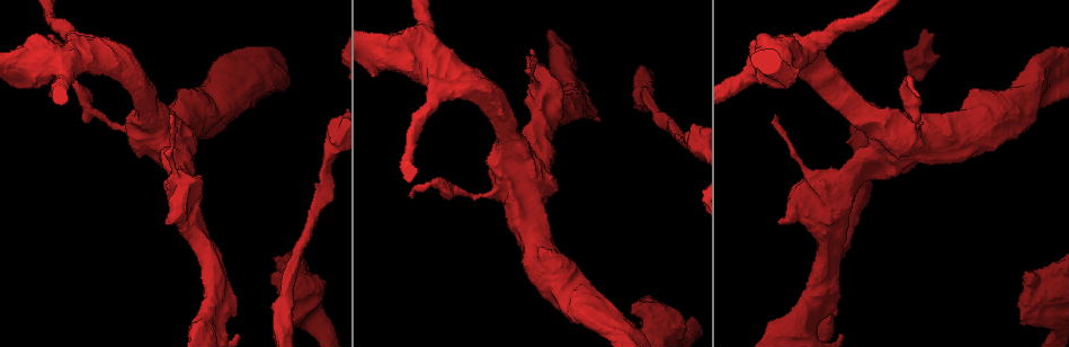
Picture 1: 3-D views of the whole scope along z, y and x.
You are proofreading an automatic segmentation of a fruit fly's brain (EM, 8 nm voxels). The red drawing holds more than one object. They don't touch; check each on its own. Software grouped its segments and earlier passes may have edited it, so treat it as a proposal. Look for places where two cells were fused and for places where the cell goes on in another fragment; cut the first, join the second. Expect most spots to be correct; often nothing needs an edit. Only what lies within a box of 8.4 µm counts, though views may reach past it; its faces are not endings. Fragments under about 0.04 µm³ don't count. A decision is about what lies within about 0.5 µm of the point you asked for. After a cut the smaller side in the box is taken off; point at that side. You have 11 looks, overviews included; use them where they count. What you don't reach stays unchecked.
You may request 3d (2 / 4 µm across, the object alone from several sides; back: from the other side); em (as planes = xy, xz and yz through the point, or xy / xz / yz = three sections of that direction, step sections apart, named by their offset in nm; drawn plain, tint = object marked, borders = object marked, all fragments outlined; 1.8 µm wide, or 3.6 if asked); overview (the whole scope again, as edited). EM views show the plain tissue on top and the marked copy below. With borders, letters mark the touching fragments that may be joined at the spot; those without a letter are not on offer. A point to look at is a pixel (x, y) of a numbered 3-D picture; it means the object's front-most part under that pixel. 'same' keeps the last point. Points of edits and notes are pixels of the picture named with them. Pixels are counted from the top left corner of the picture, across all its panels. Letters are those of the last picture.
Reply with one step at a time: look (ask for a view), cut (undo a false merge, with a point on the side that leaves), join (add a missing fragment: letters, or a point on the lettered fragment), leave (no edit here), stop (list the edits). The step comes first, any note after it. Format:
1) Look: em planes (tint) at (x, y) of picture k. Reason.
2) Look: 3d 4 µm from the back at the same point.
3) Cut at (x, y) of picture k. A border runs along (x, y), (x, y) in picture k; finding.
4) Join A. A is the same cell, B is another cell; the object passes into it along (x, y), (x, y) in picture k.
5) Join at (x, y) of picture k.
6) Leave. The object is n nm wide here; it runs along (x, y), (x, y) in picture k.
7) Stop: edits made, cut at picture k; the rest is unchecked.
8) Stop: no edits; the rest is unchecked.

Look: 3d 2 µm at (203, 321) of picture 1. Stops while still wide.

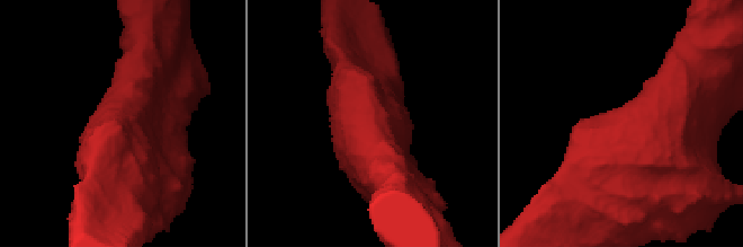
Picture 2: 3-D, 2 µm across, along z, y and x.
Look: em xy step 8 (borders) at (120, 111) of picture 2. Need the tissue.

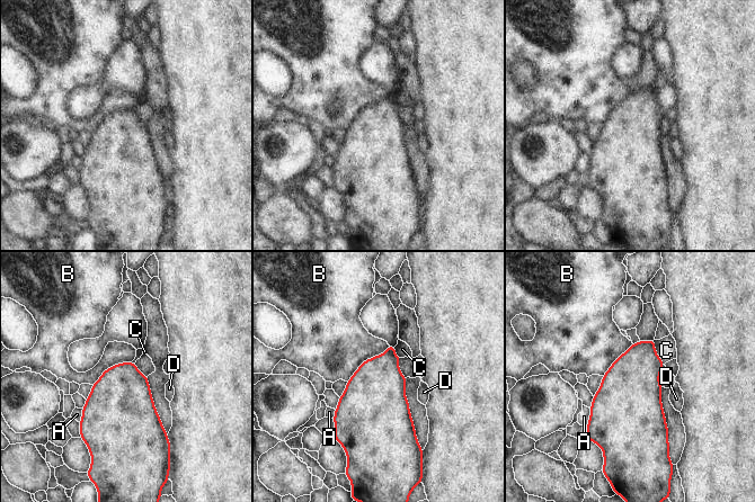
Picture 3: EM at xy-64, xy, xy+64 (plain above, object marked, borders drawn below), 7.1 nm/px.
Look: em planes (borders) at the same point. Cut it another way.

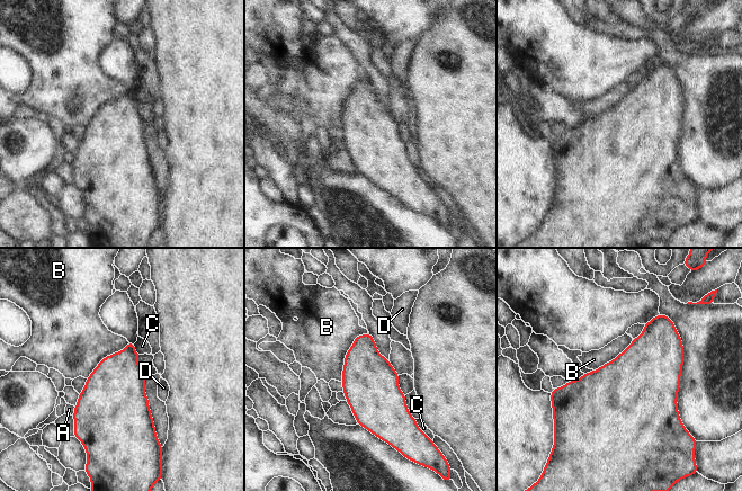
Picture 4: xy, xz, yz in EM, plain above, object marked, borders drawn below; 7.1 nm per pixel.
Leave. A, B, C and D are other cells; a border runs along (367, 331), (346, 354), (341, 381) in picture 4; no lettered fragment goes on from it.

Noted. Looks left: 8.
Look: 3d 2 µm at (646, 109) of picture 1. Free end.

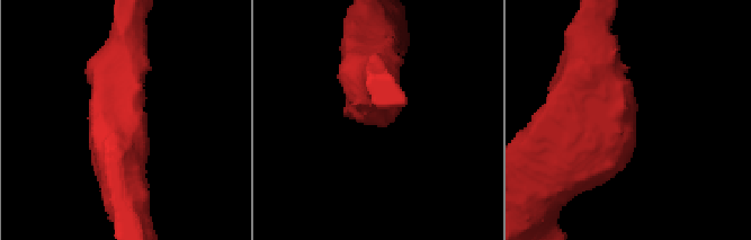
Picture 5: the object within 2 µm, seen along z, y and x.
Look: em planes (borders) at (388, 122) of picture 5. Shape alone is not enough.

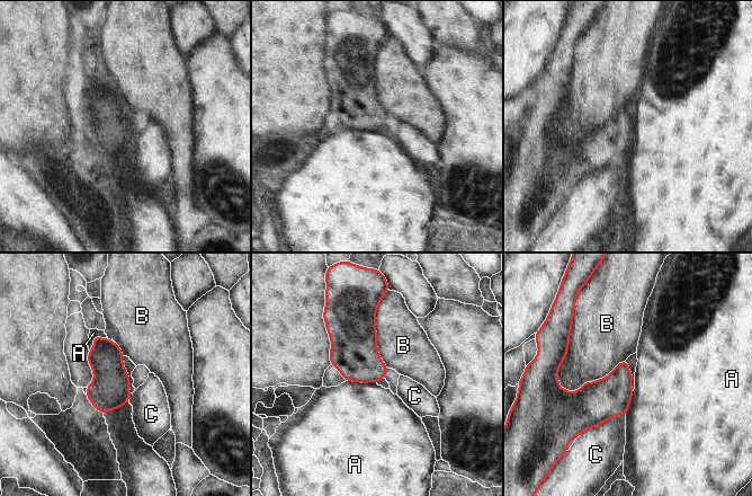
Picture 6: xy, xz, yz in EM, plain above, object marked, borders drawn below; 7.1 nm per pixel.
Leave. A, B and C are other cells; a border runs along (347, 380), (376, 382) in picture 6; none of them fits.

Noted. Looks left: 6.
Look: em planes (borders) at (1019, 320) of picture 1. Branch stops here.

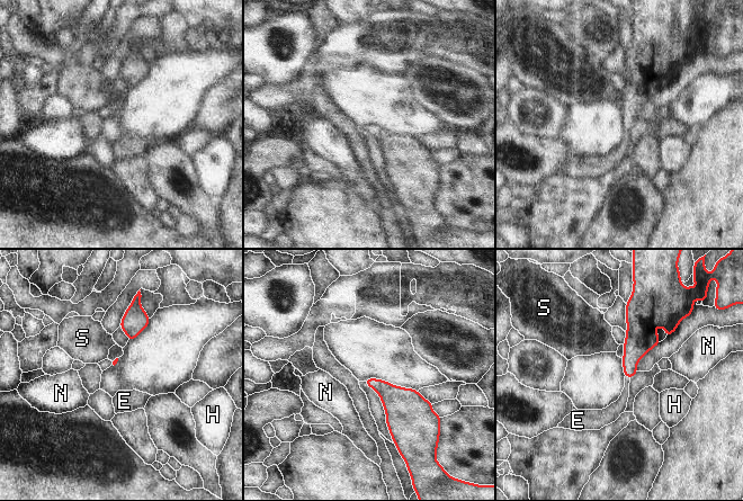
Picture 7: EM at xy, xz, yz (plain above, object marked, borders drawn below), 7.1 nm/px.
Join E. E is the same cell, H, N and S are other cells; the cell continues.

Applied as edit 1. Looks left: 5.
Look: overview.

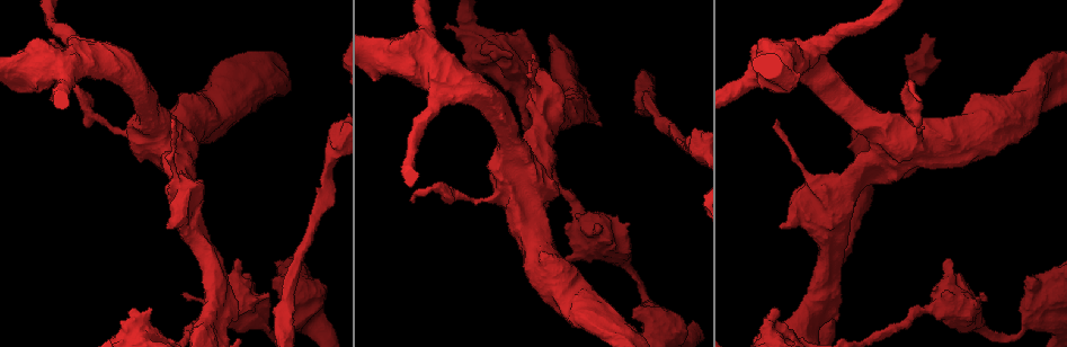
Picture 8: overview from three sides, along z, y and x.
Look: 3d 4 µm at (979, 297) of picture 8. Tapers out.

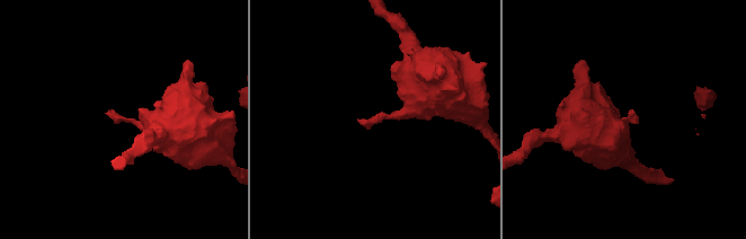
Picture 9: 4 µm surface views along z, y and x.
Look: em yz step 4 (borders) at (107, 115) of picture 9.

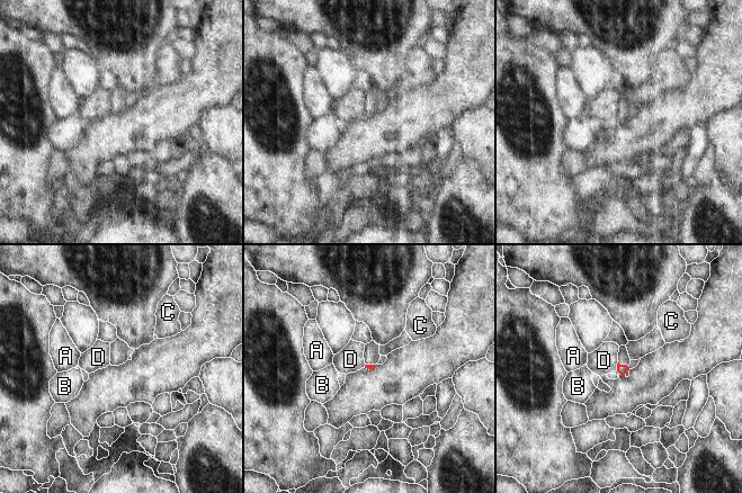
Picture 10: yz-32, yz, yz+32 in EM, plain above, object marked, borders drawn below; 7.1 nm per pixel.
Look: em planes (borders) at the same point.

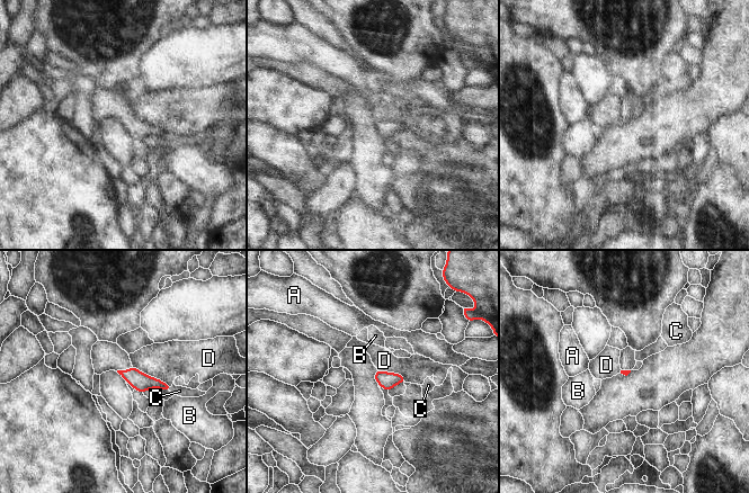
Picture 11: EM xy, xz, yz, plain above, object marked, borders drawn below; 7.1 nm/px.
Leave. The longest contact is with D, 320 nm; A, B, C and D are other cells; a border runs along (132, 365), (170, 386) in picture 11; none of them fits.

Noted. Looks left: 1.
Stop: edits made, join at picture 7; the rest is unchecked.

